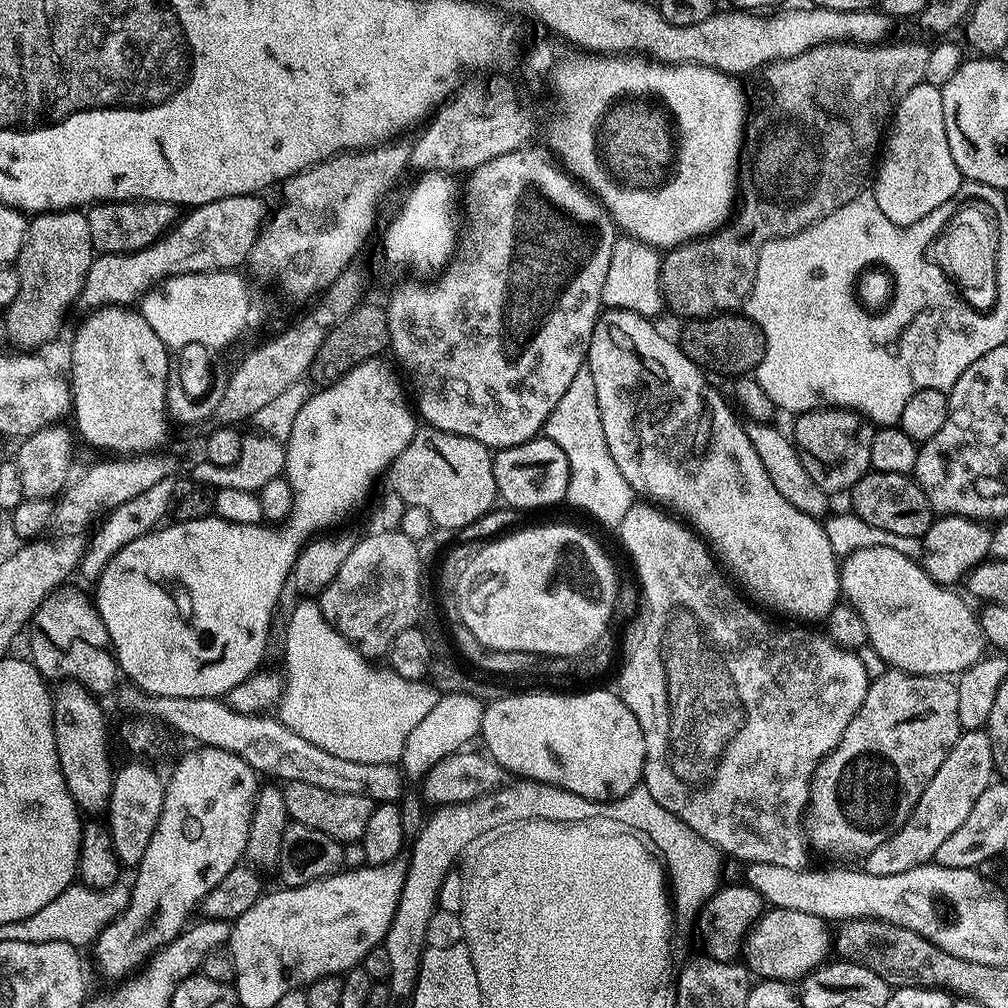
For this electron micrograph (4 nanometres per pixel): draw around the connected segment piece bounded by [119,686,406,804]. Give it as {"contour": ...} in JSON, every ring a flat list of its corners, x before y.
{"contour":[[121,687,119,692,120,704,132,711,129,713,152,722,161,720,177,728,182,735,196,740,192,742,197,745,230,750,261,777,268,776,264,778,289,784,306,782,309,786,318,786,318,790,330,790,334,794,358,794,370,798,376,804,395,804,406,791,406,777,395,763,350,762,350,758,334,758,334,754,322,750,322,746,306,742,302,734,294,734,294,730,287,728,275,715,238,714,220,698,152,696,141,688,127,687]]}

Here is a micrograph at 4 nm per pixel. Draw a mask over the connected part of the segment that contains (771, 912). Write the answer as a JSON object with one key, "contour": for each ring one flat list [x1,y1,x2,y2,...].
{"contour":[[769,907,744,938,743,963,753,977,761,980,799,982,829,959,834,936,828,928,829,925,814,914]]}

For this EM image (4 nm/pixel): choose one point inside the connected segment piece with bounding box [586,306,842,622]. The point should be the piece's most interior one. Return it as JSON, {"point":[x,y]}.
{"point":[669,431]}

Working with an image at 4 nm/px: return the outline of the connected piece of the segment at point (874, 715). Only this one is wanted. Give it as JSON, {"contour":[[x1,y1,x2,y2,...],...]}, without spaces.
{"contour":[[888,668,880,677,873,679,869,683,868,693,858,710,858,714,854,714,854,718,850,718,850,726,846,726,838,746,834,746,832,753,822,758,822,762,812,775,812,784,808,795,808,810,804,817,804,830,809,845,815,851,817,848,818,851,829,852,832,856,857,856,857,858,867,856,870,850,874,850,874,846,882,846,882,842,886,842,891,838,906,822,906,818,910,818,918,798,922,796,922,790,928,785,930,778,934,778,938,766,942,766,942,762,946,758,946,754,950,754,954,742,958,742,961,731,958,722,958,690,956,689,955,679,947,676,910,674,897,668]]}

